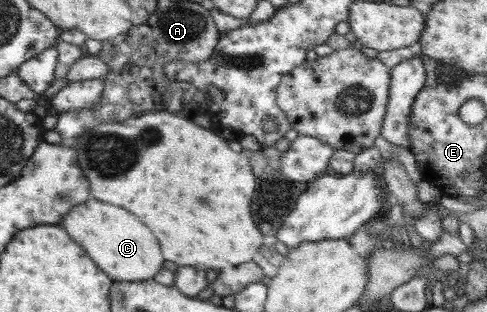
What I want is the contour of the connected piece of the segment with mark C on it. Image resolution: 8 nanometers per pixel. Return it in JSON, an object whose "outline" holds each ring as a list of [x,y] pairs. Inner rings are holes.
{"outline":[[[93,197],[71,208],[59,225],[87,256],[113,281],[133,282],[154,278],[163,267],[157,238],[131,212]]]}

